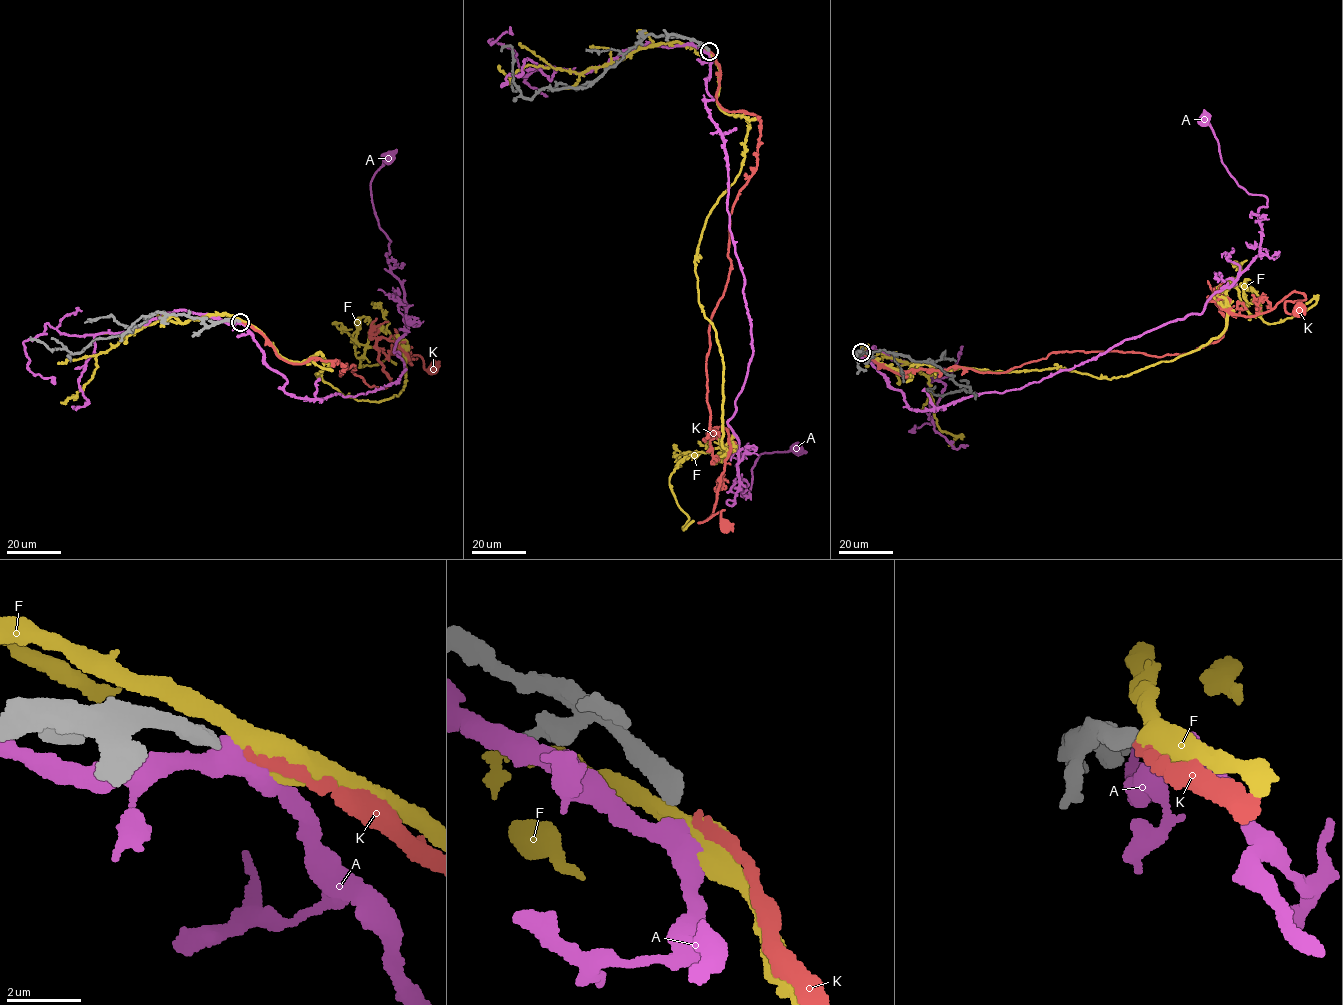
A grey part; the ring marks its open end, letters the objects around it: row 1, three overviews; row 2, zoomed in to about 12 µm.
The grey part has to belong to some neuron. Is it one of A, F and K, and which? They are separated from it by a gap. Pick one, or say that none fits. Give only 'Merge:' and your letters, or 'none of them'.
Merge: K

